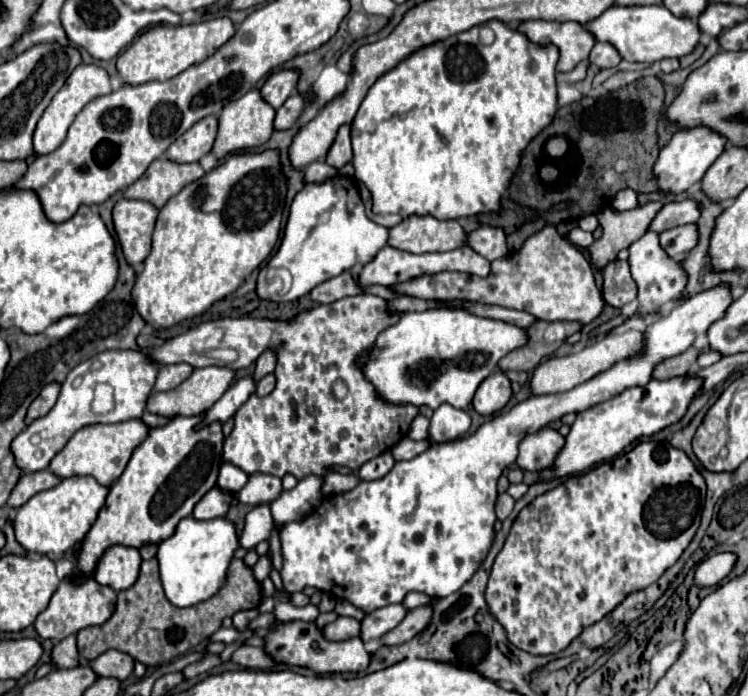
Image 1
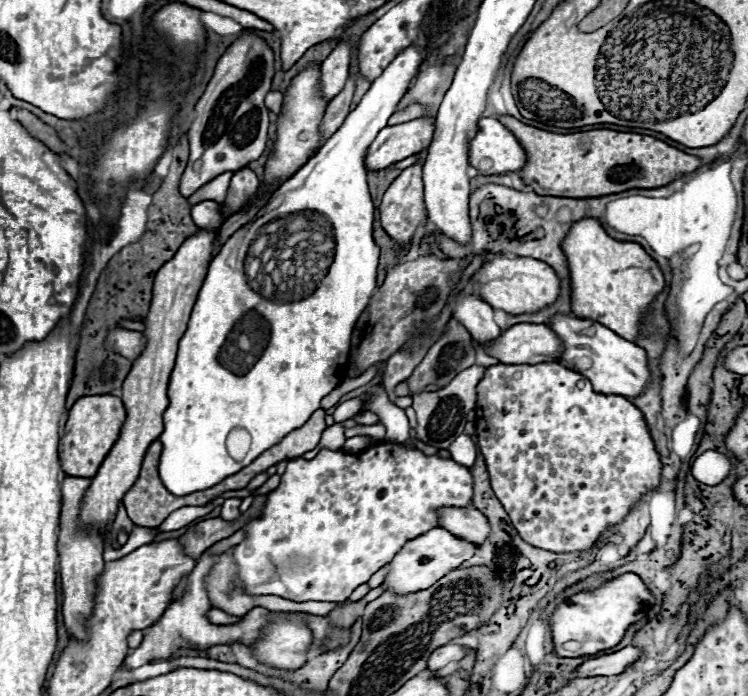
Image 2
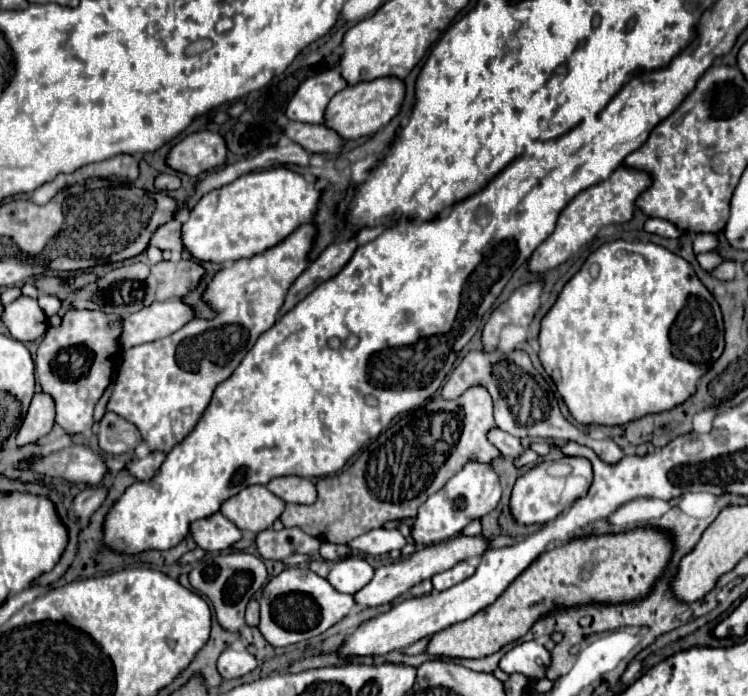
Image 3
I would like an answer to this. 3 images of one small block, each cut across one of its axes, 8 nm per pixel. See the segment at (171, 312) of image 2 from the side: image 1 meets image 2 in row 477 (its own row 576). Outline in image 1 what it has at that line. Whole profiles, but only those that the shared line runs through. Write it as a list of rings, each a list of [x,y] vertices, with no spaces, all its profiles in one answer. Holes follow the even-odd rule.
[[[112,546],[100,558],[94,570],[94,580],[102,586],[110,586],[116,592],[126,590],[136,582],[136,576],[140,572],[140,562],[142,558],[136,548]]]

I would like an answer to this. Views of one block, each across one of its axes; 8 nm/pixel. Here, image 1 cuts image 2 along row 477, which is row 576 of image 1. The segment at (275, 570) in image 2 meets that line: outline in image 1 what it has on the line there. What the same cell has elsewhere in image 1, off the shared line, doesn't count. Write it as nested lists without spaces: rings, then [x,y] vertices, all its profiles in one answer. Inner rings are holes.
[[[718,284],[716,288],[708,288],[698,292],[696,296],[682,298],[668,316],[660,316],[652,320],[644,330],[644,354],[622,360],[614,364],[610,370],[594,376],[592,380],[562,392],[562,394],[544,394],[532,396],[520,404],[516,404],[510,412],[500,414],[486,424],[482,424],[474,434],[458,438],[454,442],[432,444],[426,452],[418,454],[412,460],[396,462],[394,468],[380,480],[360,482],[354,490],[334,494],[322,500],[322,504],[298,522],[284,524],[280,532],[282,542],[282,582],[284,588],[292,592],[302,592],[306,586],[314,586],[322,592],[328,592],[336,598],[346,598],[354,606],[362,608],[364,612],[372,612],[376,608],[398,604],[402,598],[416,590],[430,596],[444,598],[466,584],[472,574],[478,570],[482,560],[486,558],[490,544],[494,540],[494,504],[496,504],[496,482],[504,468],[512,466],[518,456],[518,446],[524,436],[538,432],[540,428],[560,420],[568,412],[582,412],[590,406],[604,402],[626,388],[644,386],[652,378],[652,368],[676,354],[682,354],[688,346],[694,344],[696,336],[706,334],[706,330],[724,316],[728,304],[732,304],[732,288],[730,284]]]

